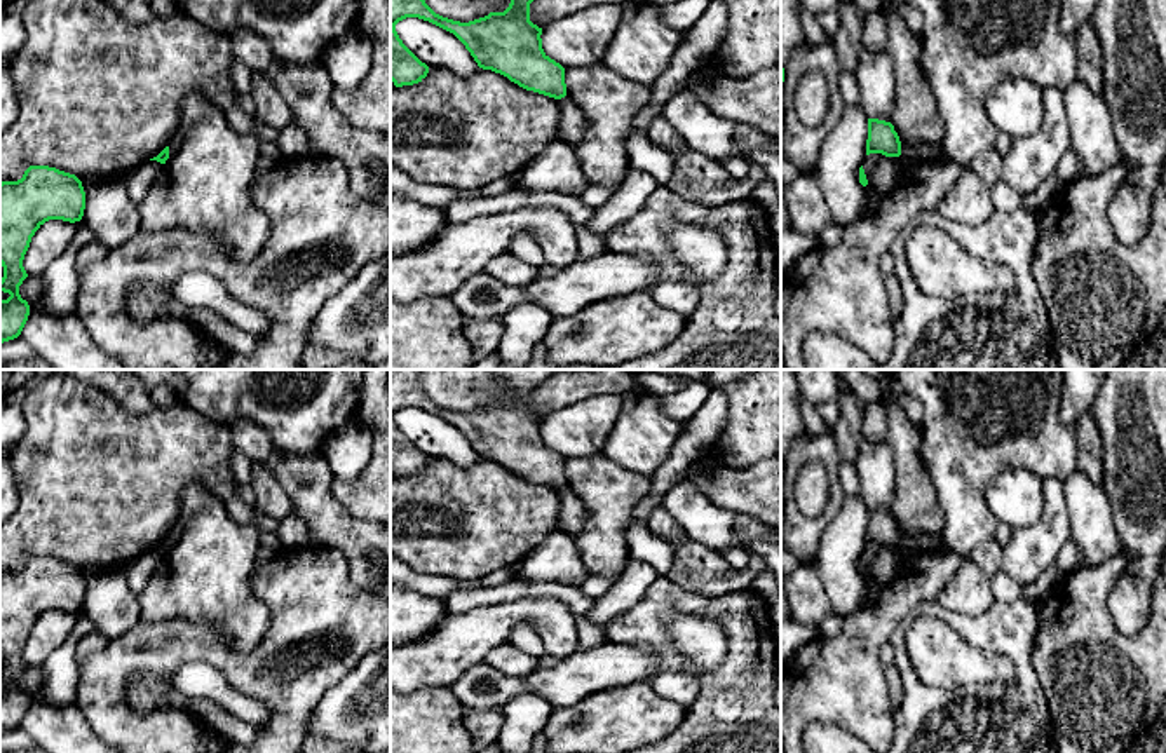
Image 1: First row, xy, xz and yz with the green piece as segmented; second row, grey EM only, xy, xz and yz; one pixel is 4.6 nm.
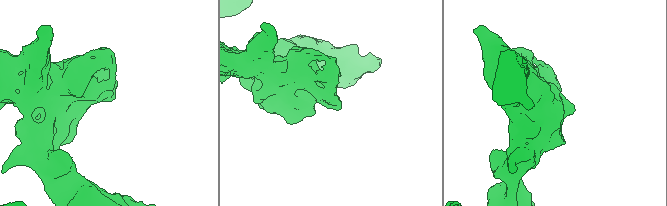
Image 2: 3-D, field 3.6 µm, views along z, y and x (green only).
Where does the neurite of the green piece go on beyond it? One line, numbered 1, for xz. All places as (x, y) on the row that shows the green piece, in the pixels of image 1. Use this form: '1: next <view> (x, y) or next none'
1: next none

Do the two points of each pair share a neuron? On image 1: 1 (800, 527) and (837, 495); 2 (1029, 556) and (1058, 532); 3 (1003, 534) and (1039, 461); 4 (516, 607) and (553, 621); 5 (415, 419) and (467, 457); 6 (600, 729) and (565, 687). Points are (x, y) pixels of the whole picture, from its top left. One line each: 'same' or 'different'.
1: same
2: same
3: different
4: same
5: same
6: different

